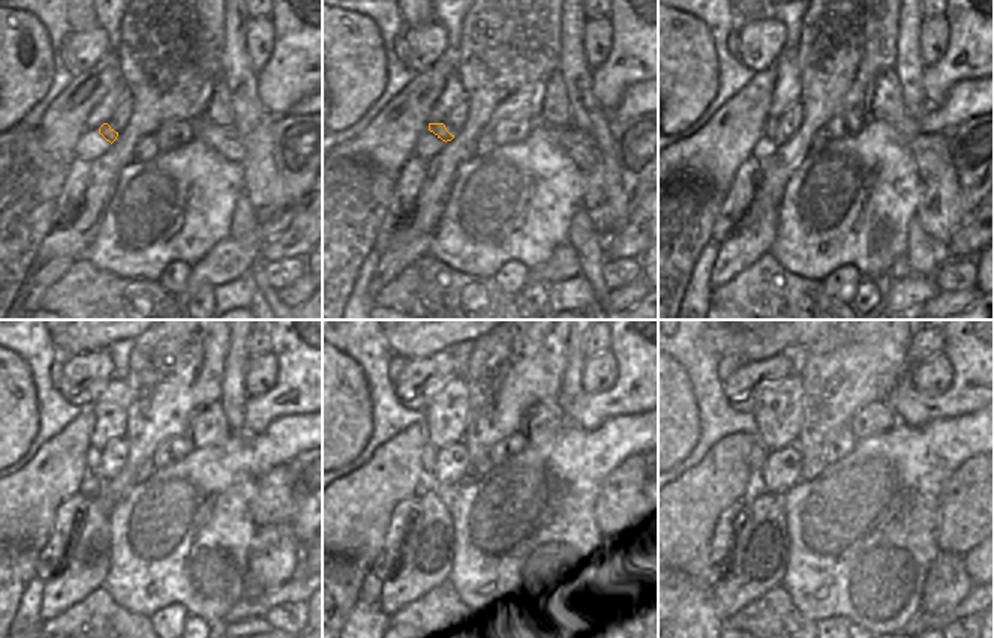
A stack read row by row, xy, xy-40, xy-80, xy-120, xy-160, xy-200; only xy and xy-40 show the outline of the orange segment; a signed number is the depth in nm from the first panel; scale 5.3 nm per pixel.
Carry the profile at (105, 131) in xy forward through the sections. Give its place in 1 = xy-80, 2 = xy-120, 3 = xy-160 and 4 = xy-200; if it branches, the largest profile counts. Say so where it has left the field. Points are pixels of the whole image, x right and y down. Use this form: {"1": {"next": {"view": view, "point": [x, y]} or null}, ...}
{"1": {"next": {"view": "xy-80", "point": [771, 128]}}, "2": {"next": {"view": "xy-120", "point": [93, 454]}}, "3": {"next": {"view": "xy-160", "point": [428, 455]}}, "4": {"next": {"view": "xy-200", "point": [757, 455]}}}

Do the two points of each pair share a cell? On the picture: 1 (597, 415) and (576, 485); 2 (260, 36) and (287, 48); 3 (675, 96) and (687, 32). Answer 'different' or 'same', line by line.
1: different
2: different
3: same

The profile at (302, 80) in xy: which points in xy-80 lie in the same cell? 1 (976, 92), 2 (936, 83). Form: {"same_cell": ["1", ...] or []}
{"same_cell": ["2"]}

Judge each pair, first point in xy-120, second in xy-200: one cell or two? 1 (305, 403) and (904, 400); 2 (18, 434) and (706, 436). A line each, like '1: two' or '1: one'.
1: one
2: two

